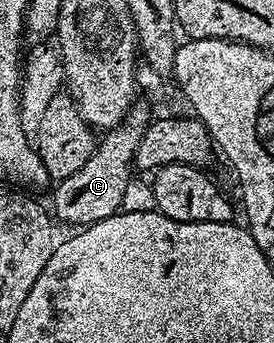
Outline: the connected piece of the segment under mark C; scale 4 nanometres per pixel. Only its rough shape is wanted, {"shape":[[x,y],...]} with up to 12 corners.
{"shape":[[148,101],[94,145],[83,168],[56,183],[59,222],[86,226],[121,210]]}

